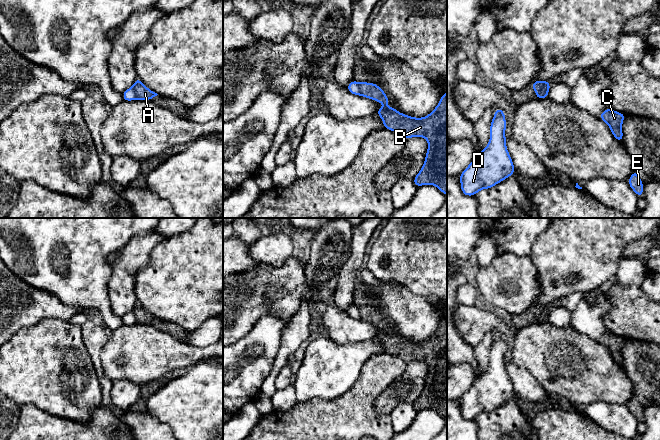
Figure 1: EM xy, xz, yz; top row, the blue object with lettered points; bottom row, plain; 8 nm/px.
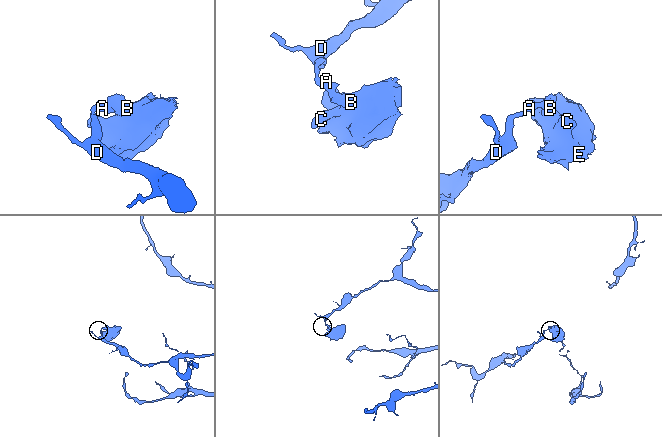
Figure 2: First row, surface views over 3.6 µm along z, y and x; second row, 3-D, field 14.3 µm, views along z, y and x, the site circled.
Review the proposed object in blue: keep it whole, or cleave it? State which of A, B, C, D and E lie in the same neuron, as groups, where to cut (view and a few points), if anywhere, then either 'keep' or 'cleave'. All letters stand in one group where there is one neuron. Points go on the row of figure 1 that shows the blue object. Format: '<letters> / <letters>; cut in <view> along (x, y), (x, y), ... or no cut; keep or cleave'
A B C E / D; cut in yz along (548, 83), (541, 89), (542, 94), (536, 96); cleave

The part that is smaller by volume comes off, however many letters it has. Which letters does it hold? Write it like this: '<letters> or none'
A, B, C, E

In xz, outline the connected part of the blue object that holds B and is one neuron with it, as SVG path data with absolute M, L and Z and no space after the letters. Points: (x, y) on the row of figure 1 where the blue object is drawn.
M447 92L441 96L434 110L422 118L411 117L386 106L380 107L376 114L381 117L385 129L399 133L406 139L427 139L425 161L413 183L417 187L434 185L447 195Z

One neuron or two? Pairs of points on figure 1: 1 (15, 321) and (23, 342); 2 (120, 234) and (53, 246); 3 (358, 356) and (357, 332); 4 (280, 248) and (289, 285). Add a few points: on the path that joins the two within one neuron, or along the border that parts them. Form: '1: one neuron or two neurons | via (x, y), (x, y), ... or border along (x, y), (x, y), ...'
1: two neurons | border along (40, 319), (30, 326), (22, 327), (10, 338)
2: one neuron | via (103, 234), (70, 234)
3: two neurons | border along (375, 336), (351, 344), (336, 344), (333, 342)
4: two neurons | border along (292, 256), (279, 265), (260, 264)

